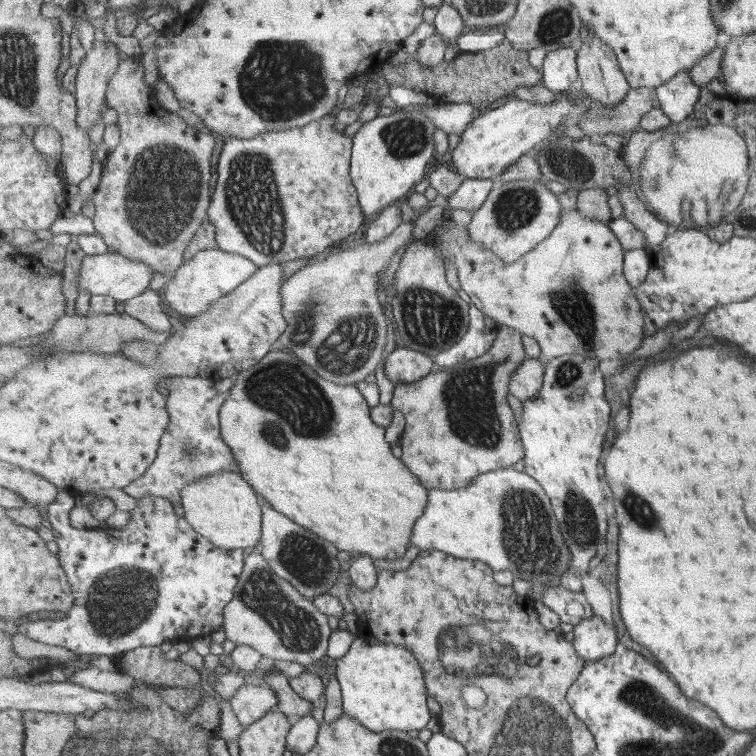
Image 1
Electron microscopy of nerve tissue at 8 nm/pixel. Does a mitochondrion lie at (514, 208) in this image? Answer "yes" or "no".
yes

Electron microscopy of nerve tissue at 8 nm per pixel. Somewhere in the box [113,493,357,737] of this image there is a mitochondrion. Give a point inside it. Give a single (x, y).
(295, 628)

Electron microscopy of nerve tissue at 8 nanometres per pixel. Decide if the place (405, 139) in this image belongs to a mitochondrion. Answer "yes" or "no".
yes

